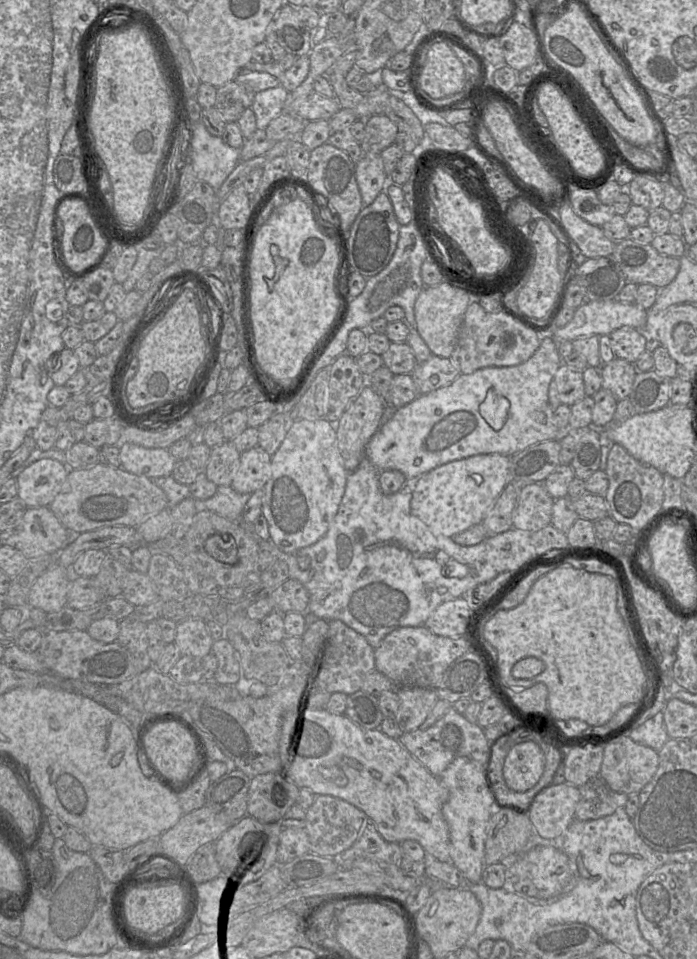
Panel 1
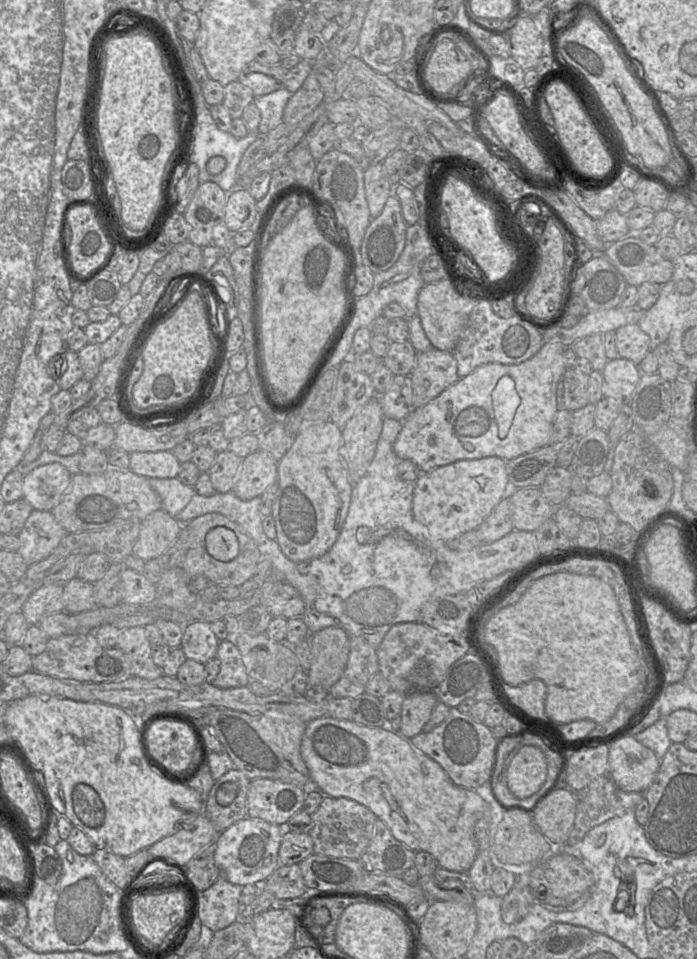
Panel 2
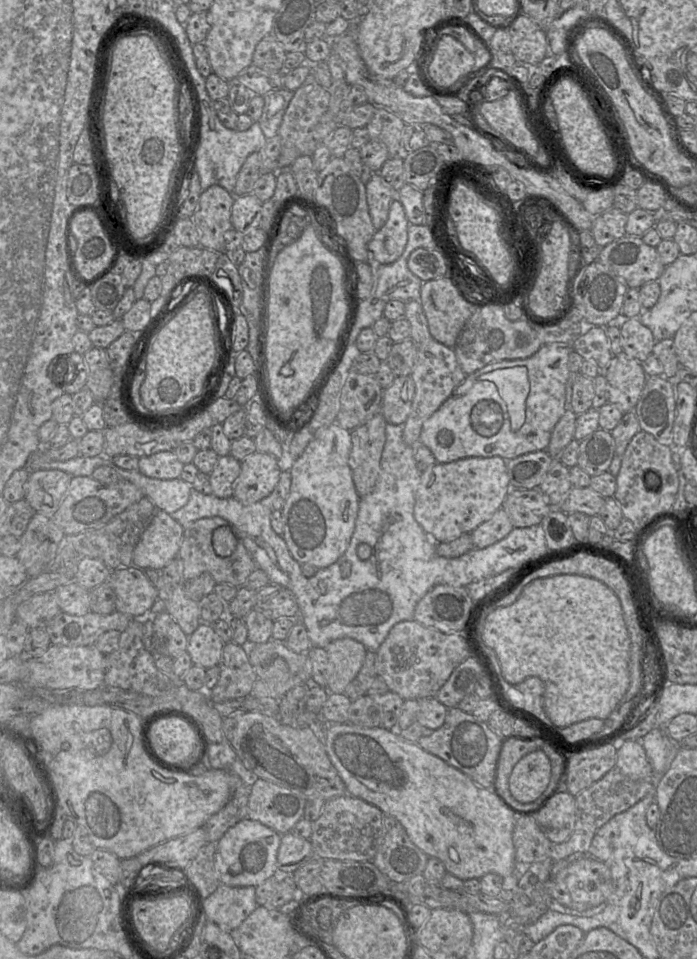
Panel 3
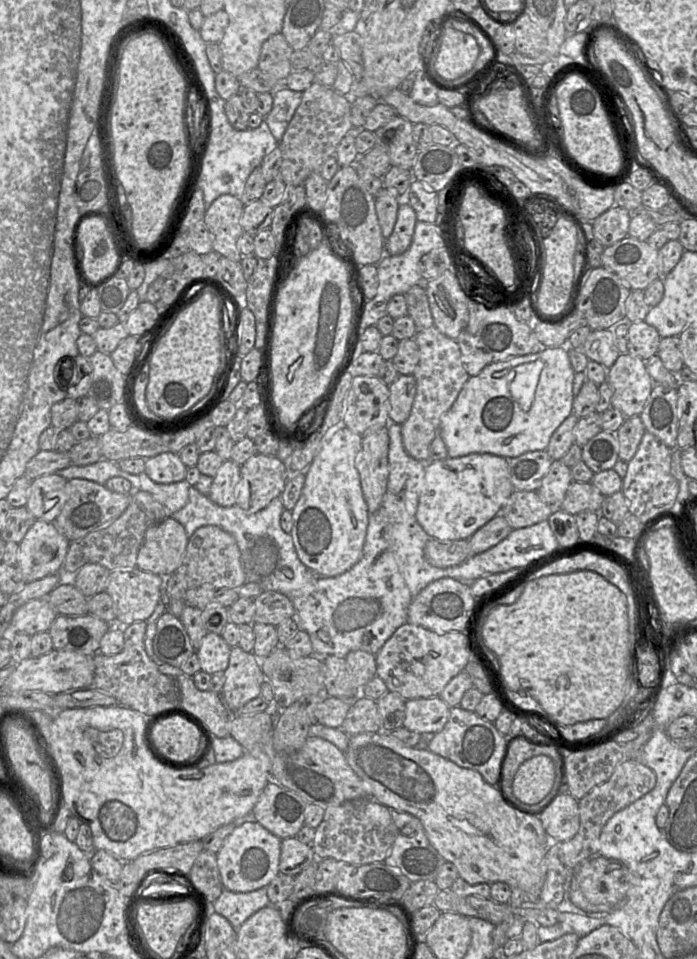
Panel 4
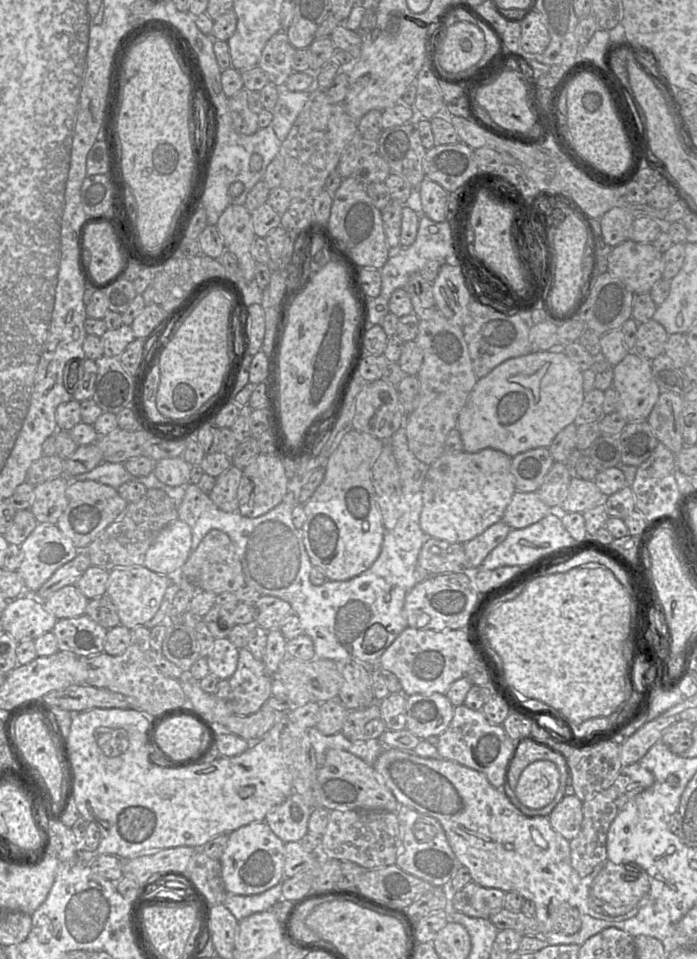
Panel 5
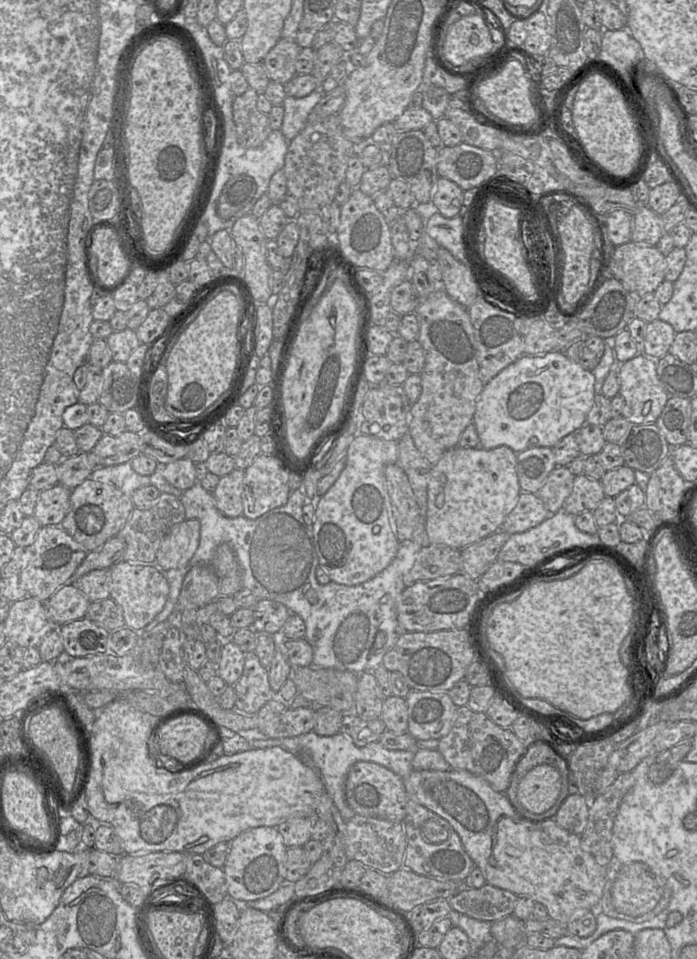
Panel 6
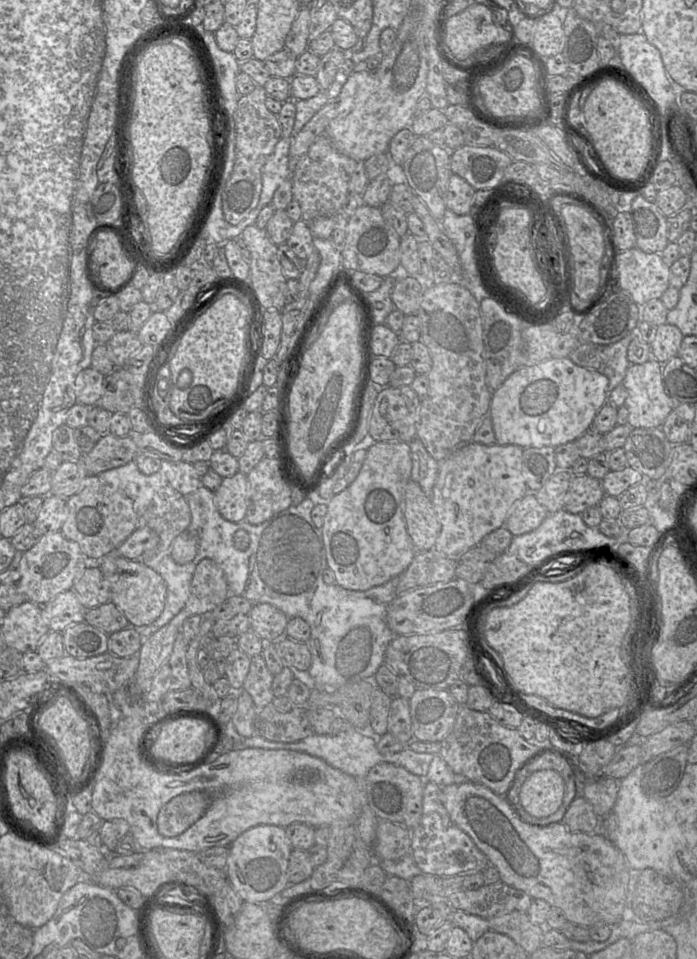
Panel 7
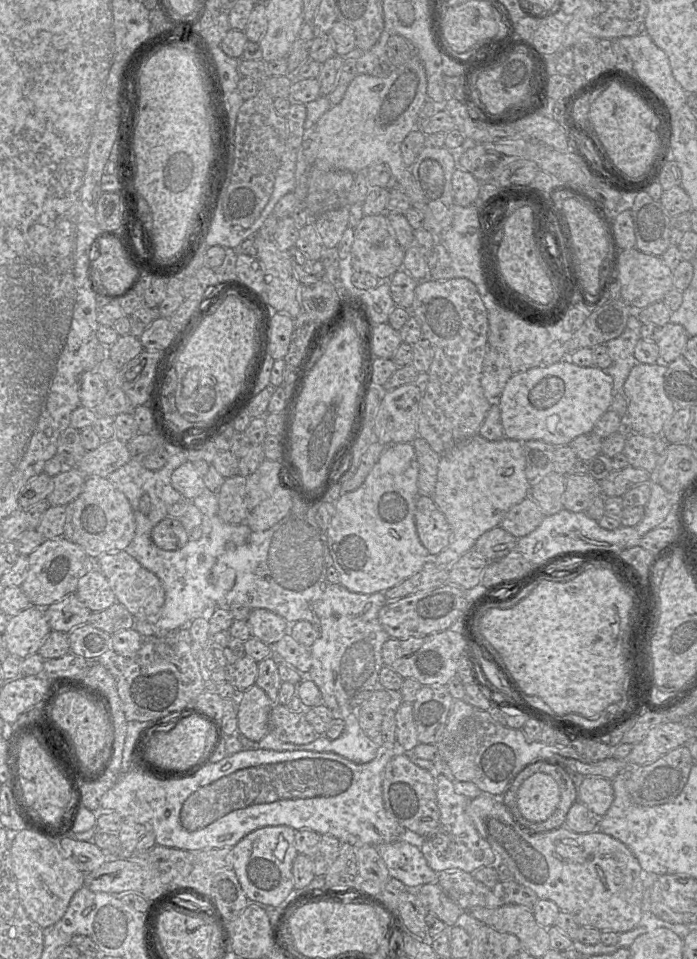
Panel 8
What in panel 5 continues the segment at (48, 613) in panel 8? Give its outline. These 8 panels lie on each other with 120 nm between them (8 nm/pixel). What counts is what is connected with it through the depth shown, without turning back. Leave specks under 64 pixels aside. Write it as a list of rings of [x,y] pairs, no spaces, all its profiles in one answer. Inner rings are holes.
[[[67,585],[53,593],[45,602],[45,608],[57,619],[74,618],[85,614],[89,599],[76,585]]]

